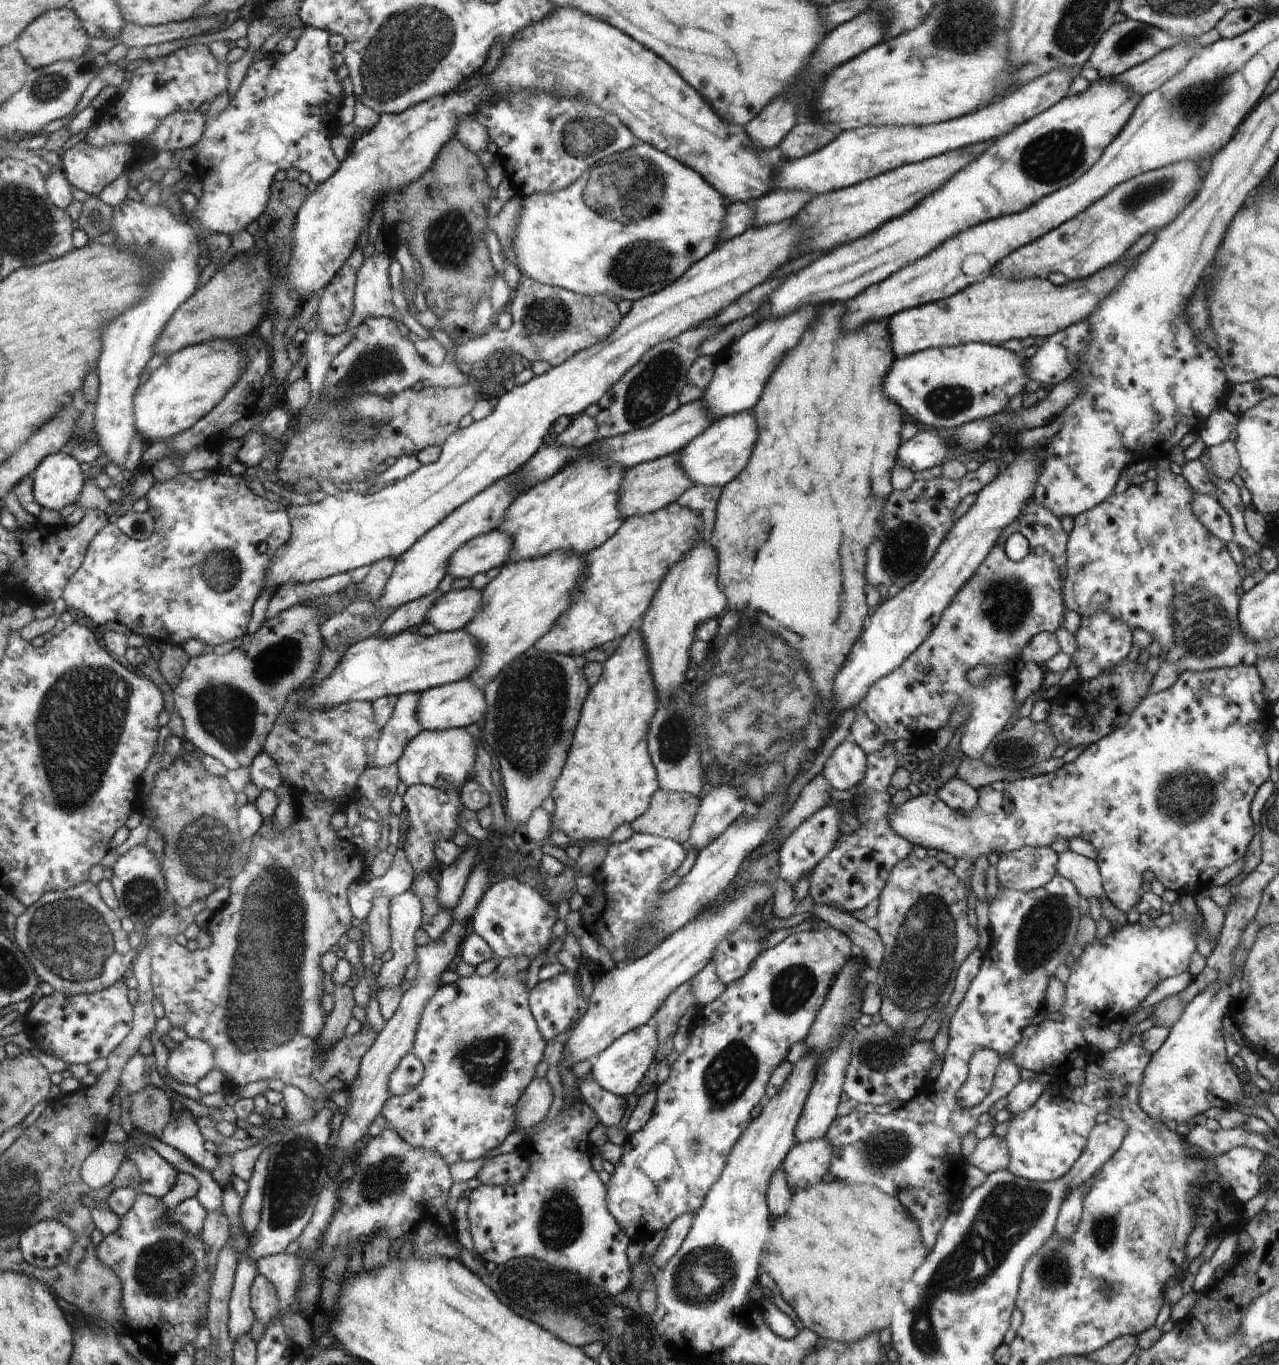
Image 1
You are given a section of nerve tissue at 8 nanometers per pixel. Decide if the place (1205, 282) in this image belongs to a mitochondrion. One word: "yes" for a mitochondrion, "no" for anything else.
no

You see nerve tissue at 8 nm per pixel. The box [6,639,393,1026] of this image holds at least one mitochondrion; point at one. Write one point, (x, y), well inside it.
(83, 714)

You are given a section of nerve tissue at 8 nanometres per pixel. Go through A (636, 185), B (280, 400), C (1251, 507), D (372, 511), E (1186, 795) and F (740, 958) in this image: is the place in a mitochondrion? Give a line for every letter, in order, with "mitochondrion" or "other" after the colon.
A: mitochondrion
B: other
C: other
D: other
E: mitochondrion
F: other

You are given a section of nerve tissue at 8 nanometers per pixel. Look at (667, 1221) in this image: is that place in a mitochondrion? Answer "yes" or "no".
no

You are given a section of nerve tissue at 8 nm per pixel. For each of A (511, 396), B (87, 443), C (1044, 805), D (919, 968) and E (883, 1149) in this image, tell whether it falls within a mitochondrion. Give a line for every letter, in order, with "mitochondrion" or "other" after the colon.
A: other
B: mitochondrion
C: other
D: mitochondrion
E: mitochondrion

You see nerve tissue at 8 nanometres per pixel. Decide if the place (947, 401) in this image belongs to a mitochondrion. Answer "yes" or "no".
yes

